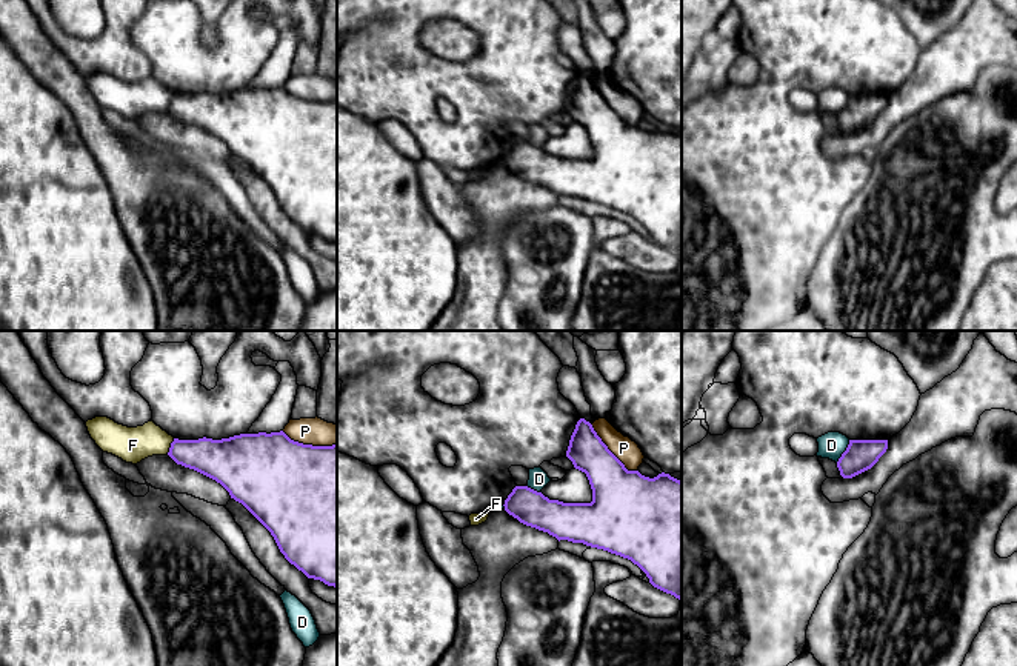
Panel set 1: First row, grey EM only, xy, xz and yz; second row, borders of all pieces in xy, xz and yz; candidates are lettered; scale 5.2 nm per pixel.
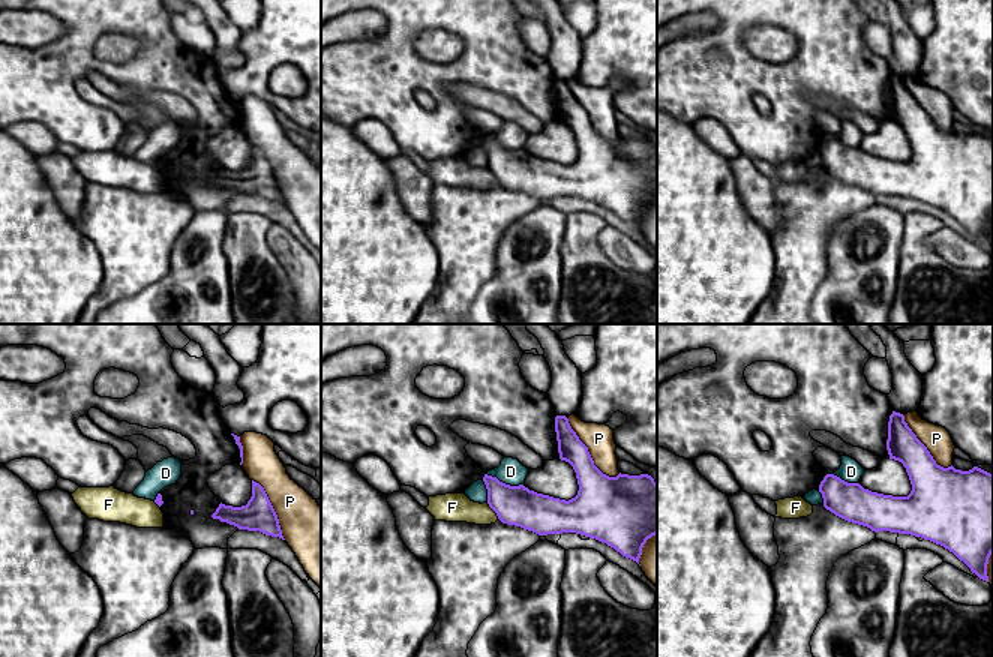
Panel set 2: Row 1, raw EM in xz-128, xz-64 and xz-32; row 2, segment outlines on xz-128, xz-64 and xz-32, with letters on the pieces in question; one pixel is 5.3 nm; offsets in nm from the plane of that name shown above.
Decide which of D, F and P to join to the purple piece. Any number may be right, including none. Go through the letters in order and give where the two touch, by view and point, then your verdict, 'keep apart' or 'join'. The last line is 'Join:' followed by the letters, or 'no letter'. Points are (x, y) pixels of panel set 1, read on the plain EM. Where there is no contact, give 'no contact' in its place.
D: meets purple in yz at (845, 106); keep apart
F: meets purple in xy at (171, 102); keep apart
P: meets purple in xy at (310, 100); keep apart
Join: no letter

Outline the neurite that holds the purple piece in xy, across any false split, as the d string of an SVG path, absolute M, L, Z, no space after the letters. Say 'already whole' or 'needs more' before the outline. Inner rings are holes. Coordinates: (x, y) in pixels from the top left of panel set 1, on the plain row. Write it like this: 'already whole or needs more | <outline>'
already whole | M280 86L222 95L174 94L168 111L220 138L271 188L285 214L308 234L337 243L337 100L303 100Z

